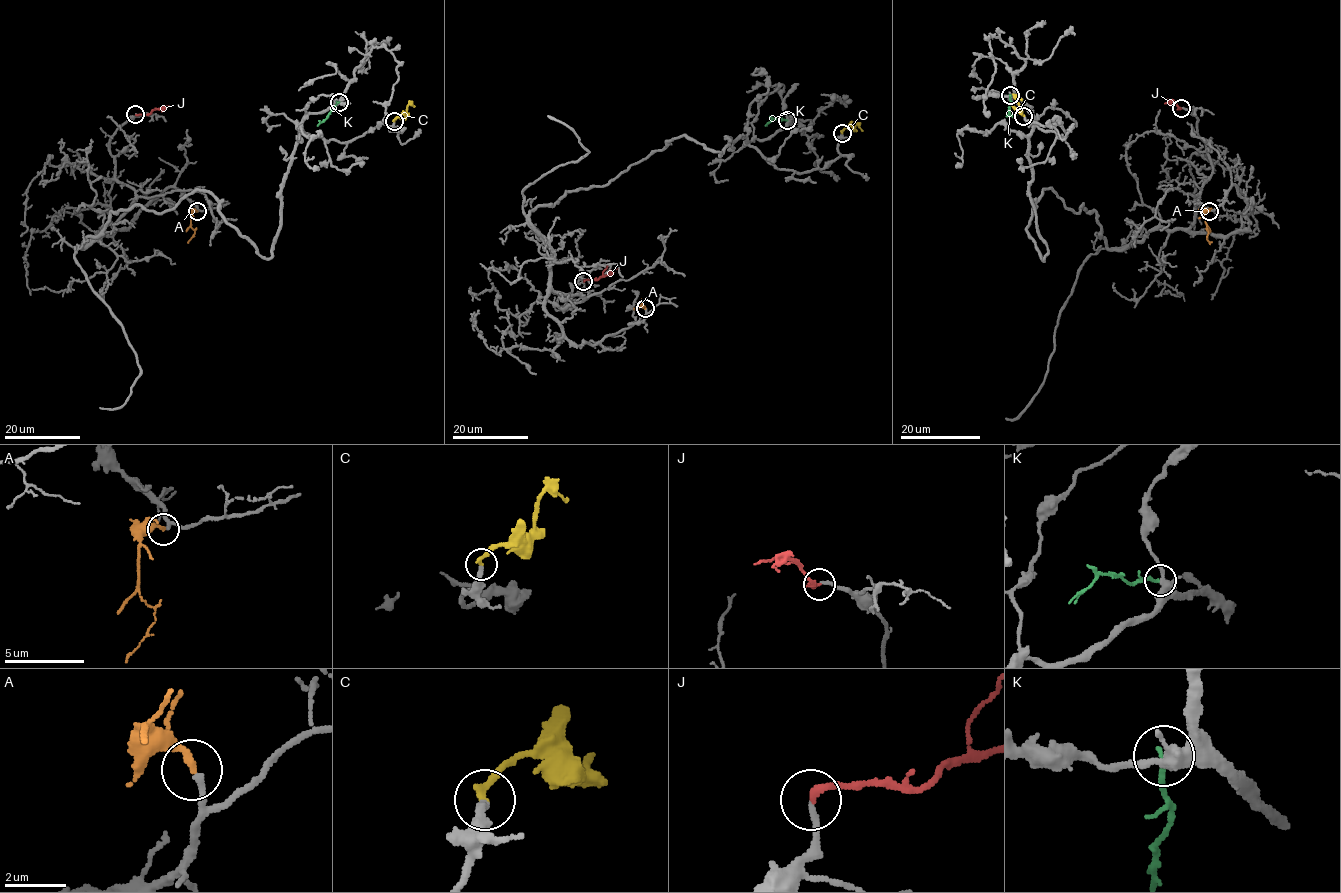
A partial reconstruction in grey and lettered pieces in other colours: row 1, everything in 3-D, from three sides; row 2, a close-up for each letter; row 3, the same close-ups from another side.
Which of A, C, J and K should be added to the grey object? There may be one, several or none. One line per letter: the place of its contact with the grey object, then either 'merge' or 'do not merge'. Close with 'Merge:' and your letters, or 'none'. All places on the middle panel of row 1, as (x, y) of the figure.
A: contact (645, 308); merge
C: contact (842, 133); merge
J: contact (583, 281); merge
K: contact (787, 120); do not merge
Merge: A, C, J

